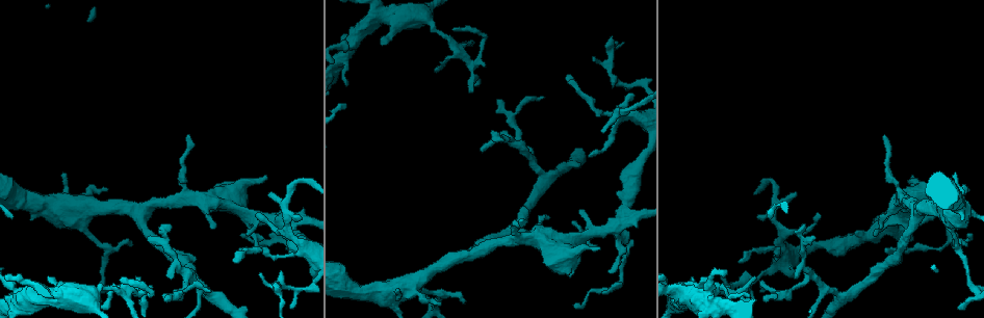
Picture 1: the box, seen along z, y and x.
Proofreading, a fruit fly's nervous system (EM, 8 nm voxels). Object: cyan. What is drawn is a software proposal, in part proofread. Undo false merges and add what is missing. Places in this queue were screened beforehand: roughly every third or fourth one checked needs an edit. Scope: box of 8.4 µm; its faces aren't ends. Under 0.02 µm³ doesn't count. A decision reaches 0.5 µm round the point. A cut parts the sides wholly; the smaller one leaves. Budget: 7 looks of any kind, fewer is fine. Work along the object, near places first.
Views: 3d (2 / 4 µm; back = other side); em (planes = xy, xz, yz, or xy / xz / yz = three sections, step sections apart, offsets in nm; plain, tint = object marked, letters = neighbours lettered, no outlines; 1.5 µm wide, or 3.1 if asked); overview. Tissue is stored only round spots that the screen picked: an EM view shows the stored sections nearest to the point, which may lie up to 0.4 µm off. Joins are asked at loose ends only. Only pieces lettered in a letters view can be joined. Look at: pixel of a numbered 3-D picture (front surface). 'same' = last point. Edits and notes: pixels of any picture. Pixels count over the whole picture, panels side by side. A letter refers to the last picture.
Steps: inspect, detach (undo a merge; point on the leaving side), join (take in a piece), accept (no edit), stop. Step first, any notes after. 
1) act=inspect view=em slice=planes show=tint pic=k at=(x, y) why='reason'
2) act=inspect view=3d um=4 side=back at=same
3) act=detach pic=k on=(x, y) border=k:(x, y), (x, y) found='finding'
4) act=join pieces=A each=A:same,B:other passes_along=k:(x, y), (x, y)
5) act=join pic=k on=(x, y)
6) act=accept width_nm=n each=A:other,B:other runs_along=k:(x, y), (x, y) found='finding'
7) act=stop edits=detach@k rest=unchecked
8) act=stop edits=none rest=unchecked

act=inspect view=em slice=planes show=letters pic=1 at=(627, 244) why='thick turns thin'

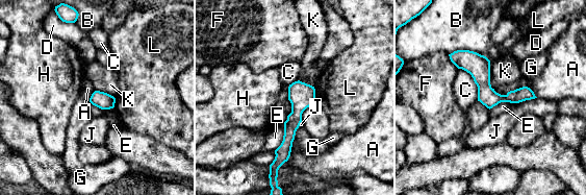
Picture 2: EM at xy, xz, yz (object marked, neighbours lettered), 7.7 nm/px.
act=accept width_nm=130 each=A:other,B:other,C:other,D:other,E:other,F:other,G:other,H:other,J:other,K:other,L:other runs_along=2:(453, 55), (495, 98), (532, 96) found='all the same cell'

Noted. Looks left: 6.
act=inspect view=em slice=yz step=8 show=tint pic=1 at=(913, 177) why='branch stops here'

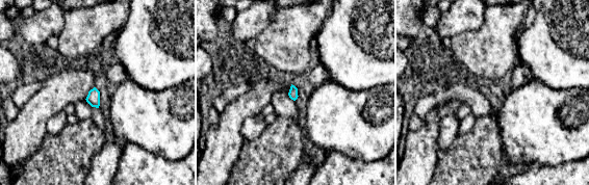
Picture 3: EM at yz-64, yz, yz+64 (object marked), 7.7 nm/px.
act=inspect view=em slice=planes show=letters at=same why='another direction'

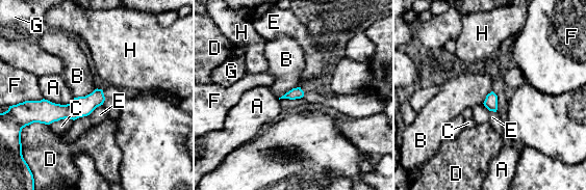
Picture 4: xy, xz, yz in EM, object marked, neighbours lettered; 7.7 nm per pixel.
act=accept longest_contact=E:260nm each=A:other,B:other,C:other,D:other,E:other,F:other,G:other,H:other border=4:(97, 88), (84, 96), (74, 98) found='no lettered piece goes on from it'

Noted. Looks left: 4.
act=inspect view=3d um=2 side=back pic=1 at=(293, 253) why='thick turns thin'

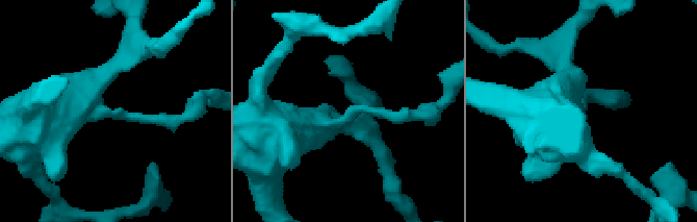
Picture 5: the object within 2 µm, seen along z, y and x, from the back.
act=inspect view=em slice=planes show=letters pic=5 at=(118, 115) arms=3

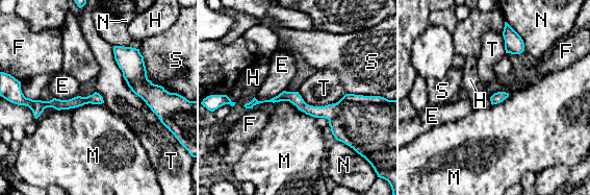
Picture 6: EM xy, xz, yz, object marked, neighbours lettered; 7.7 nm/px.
act=accept each=E:other,F:other,H:other,M:other,N:other,S:other,T:other border=6:(102, 102), (84, 103), (57, 111) found='continuous, no second cell'

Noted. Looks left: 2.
act=stop edits=none rest=unchecked

